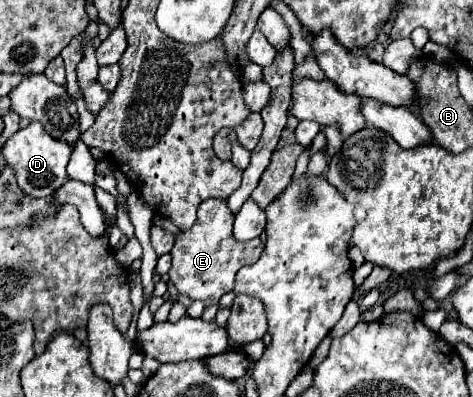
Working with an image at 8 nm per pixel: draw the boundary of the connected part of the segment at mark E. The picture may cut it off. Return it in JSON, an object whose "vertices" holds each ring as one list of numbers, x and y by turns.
{"vertices":[[207,199,199,205,197,221,191,229,177,235,173,245,171,257,173,265,169,271,171,283,177,287,179,293,187,295,189,299,199,299,205,307,219,303,219,299,233,289,235,275,241,267,251,265,259,259,263,251,261,239,251,239,245,243,235,241,233,237,233,213,227,207,225,199]]}

